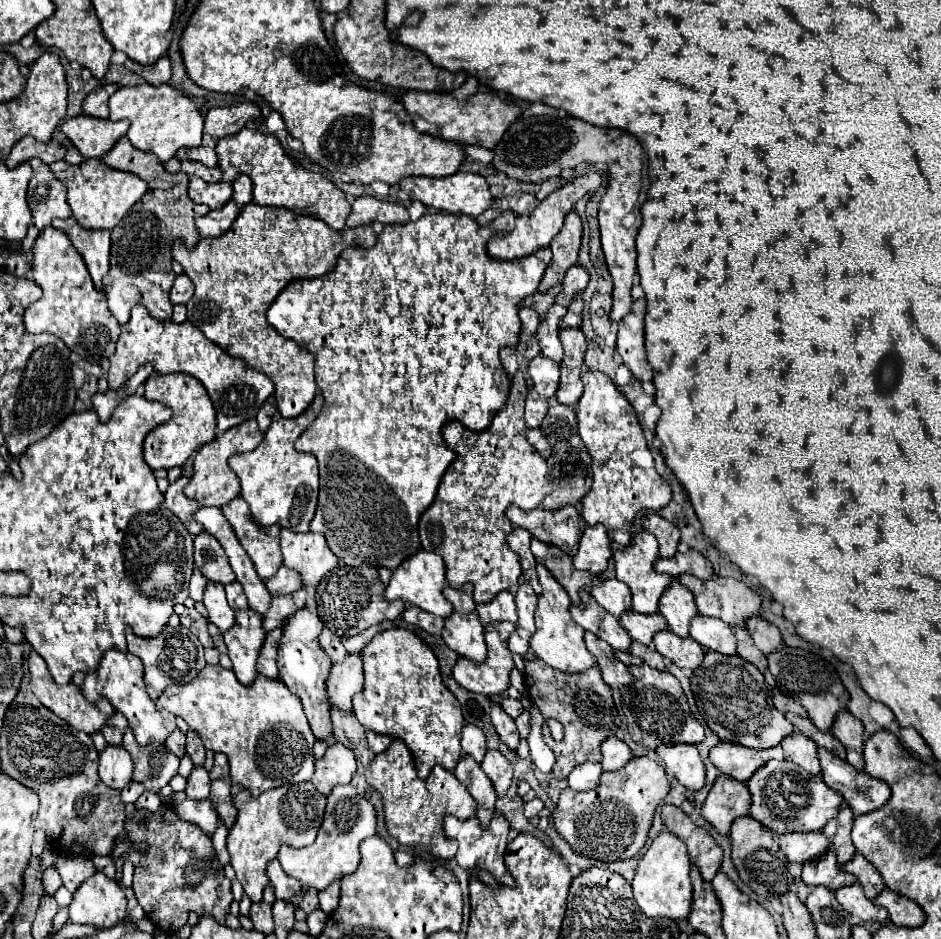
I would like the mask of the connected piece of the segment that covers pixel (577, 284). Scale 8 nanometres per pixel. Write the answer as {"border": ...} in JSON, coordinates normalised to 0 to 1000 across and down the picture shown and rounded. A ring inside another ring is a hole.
{"border":[[[608,283],[604,290],[601,290],[601,296],[599,296],[599,309],[591,315],[591,324],[595,324],[595,326],[606,326],[606,322],[614,315],[614,313],[618,313],[621,309],[623,309],[623,305],[625,305],[625,298],[627,298],[627,294],[625,294],[625,290],[618,285],[618,283]]]}

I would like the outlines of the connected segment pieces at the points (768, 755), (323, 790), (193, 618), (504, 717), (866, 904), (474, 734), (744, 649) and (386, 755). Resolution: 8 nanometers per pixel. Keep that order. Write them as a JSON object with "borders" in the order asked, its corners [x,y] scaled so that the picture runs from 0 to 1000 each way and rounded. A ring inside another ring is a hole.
{"borders":[[[[765,790],[755,799],[755,812],[765,820],[765,824],[786,833],[795,833],[799,824],[820,807],[825,809],[833,807],[831,794],[812,799],[812,801],[799,801],[797,797],[791,797],[784,792]]],[[[351,792],[346,803],[336,809],[336,822],[329,833],[340,846],[349,848],[355,837],[372,835],[376,822],[378,807],[374,805],[374,801],[370,801],[370,797],[366,797],[363,792]]],[[[204,647],[204,650],[200,650],[200,654],[198,656],[193,656],[191,658],[191,662],[193,662],[193,667],[198,667],[204,675],[208,675],[210,677],[210,682],[215,684],[215,688],[217,690],[225,690],[227,686],[225,686],[225,679],[223,679],[223,675],[221,675],[221,669],[219,669],[219,658],[215,658],[213,654],[210,654],[210,650],[208,647]]],[[[523,750],[523,771],[527,775],[527,782],[529,786],[542,797],[548,801],[550,792],[553,792],[553,782],[550,782],[550,775],[546,771],[546,767],[529,752],[529,750]]],[[[905,941],[888,948],[888,958],[895,963],[899,971],[914,978],[916,982],[931,982],[935,976],[935,967],[918,954],[918,948],[914,941]]],[[[495,771],[491,775],[491,801],[502,805],[508,814],[514,809],[516,788],[514,788],[514,782],[506,773],[502,773],[502,771]]],[[[778,669],[778,673],[780,673],[782,684],[784,684],[784,699],[789,699],[791,703],[799,705],[799,707],[814,720],[814,726],[816,726],[816,728],[823,728],[823,722],[820,722],[820,718],[816,716],[816,703],[814,703],[814,699],[803,690],[799,677],[797,677],[793,671],[789,671],[789,669]]],[[[419,788],[412,799],[408,799],[395,809],[389,822],[389,833],[406,848],[410,865],[410,884],[417,892],[421,892],[429,901],[448,903],[451,907],[470,916],[482,914],[485,899],[474,895],[470,873],[474,867],[487,871],[504,869],[506,852],[502,852],[499,843],[485,831],[480,822],[472,820],[470,816],[461,816],[457,829],[446,831],[438,802],[434,801],[427,788]]]]}

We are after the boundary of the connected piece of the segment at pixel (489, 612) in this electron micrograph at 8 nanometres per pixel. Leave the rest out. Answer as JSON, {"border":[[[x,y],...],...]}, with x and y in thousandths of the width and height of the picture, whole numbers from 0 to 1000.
{"border":[[[531,630],[521,643],[510,643],[506,650],[508,650],[510,662],[514,667],[519,667],[523,662],[538,662],[538,660],[548,665],[548,660],[550,660],[546,635],[542,630]]]}

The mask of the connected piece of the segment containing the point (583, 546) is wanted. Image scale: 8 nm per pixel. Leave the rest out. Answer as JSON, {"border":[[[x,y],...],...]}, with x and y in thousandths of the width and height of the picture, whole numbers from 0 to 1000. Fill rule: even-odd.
{"border":[[[638,558],[625,560],[618,567],[616,584],[610,592],[610,603],[614,607],[627,609],[629,613],[638,613],[644,607],[648,592],[650,592],[650,584],[644,562]]]}

